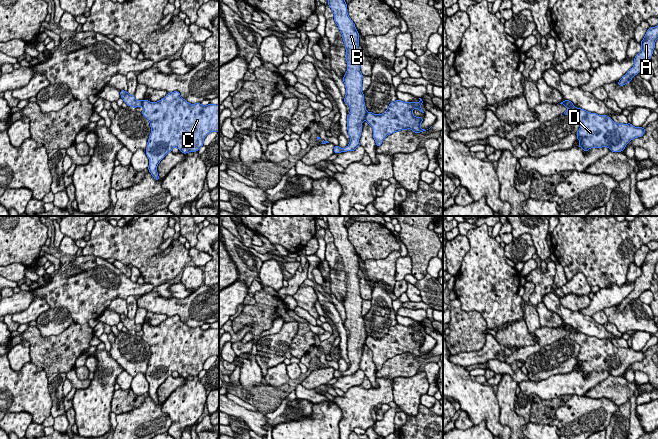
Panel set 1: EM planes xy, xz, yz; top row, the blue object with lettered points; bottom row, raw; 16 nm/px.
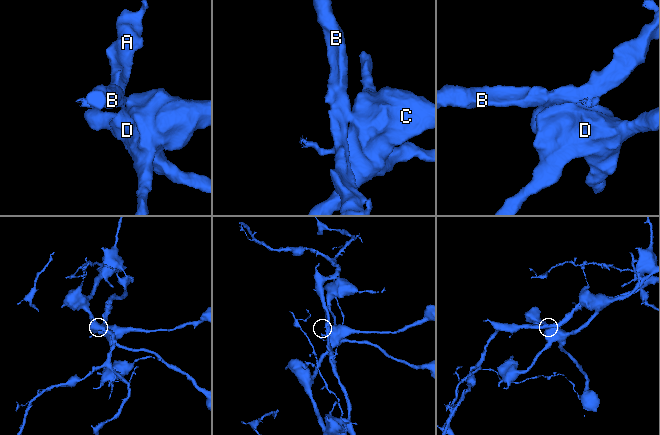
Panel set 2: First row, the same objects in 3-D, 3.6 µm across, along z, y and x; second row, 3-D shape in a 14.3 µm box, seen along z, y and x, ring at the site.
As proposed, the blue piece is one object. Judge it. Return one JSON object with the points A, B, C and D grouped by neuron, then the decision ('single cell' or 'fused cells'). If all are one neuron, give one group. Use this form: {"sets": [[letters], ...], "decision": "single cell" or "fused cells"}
{"sets": [["A", "B"], ["C", "D"]], "decision": "fused cells"}

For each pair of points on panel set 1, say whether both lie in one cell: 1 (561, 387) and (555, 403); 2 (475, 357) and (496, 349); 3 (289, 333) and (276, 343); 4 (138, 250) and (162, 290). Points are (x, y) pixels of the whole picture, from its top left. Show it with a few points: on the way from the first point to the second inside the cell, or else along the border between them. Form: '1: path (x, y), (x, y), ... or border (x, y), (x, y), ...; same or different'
1: border (534, 393), (544, 399), (571, 395); different
2: path (480, 356), (491, 350); same
3: path (286, 335), (279, 342); same
4: border (168, 281), (158, 286); different

